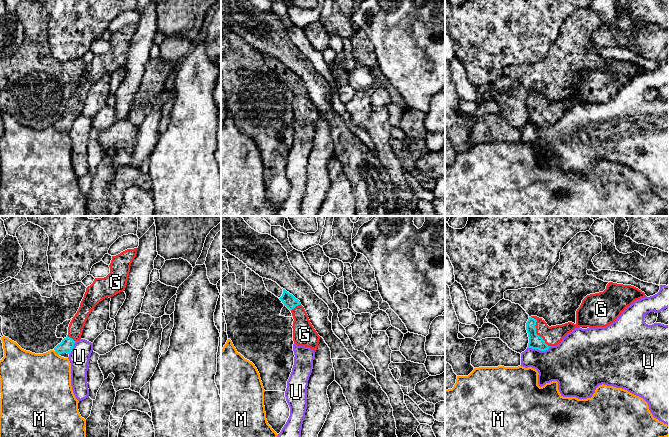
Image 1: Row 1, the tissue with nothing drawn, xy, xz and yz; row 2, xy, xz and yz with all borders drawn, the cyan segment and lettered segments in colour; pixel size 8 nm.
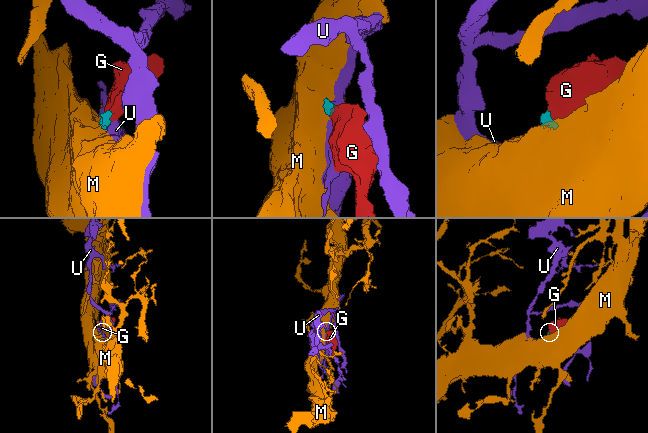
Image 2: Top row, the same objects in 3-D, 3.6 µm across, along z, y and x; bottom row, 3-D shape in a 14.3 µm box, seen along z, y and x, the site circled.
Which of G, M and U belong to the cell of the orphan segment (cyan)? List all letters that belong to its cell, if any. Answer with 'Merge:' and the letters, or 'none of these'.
Merge: G

